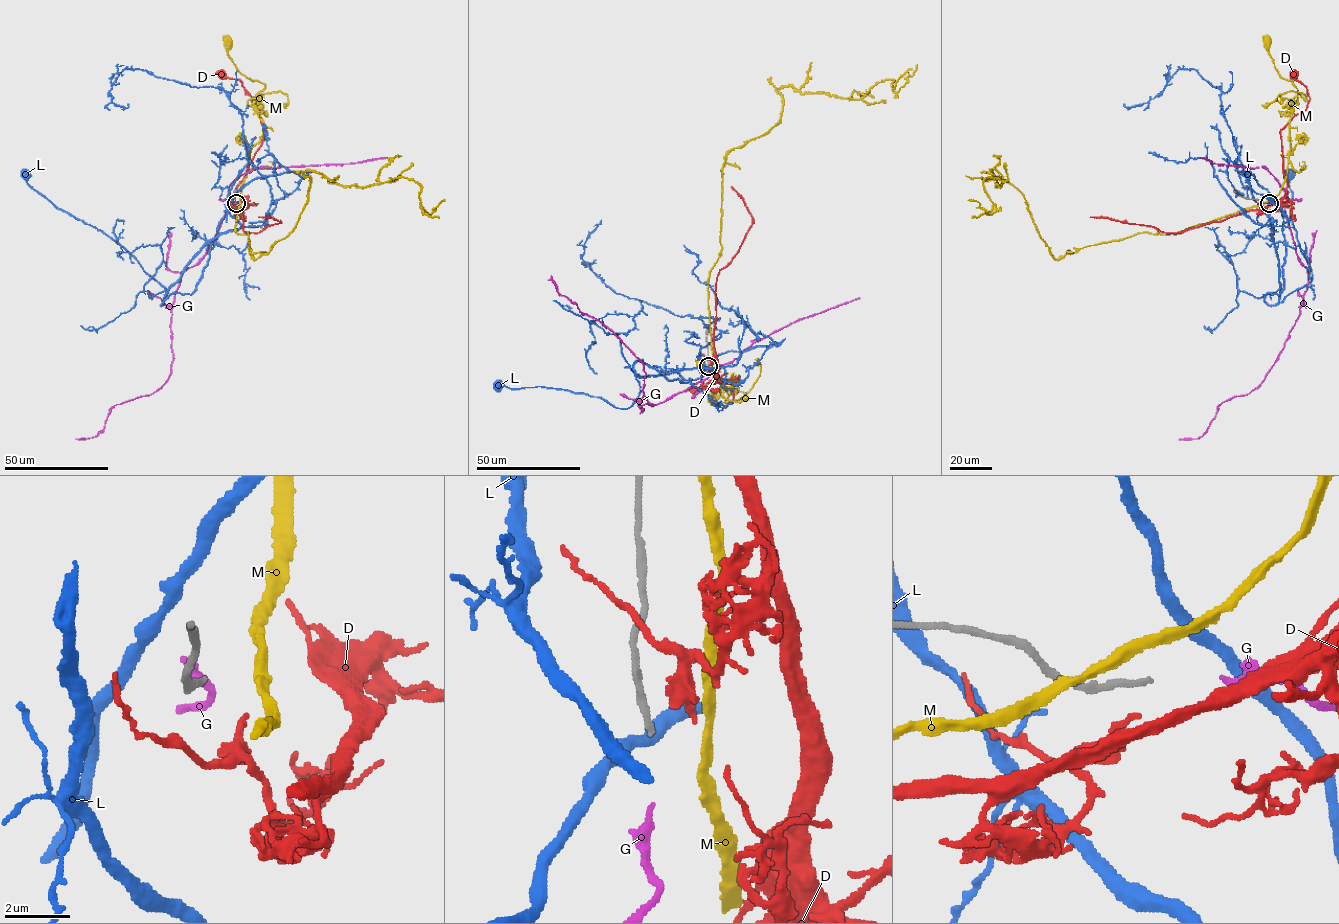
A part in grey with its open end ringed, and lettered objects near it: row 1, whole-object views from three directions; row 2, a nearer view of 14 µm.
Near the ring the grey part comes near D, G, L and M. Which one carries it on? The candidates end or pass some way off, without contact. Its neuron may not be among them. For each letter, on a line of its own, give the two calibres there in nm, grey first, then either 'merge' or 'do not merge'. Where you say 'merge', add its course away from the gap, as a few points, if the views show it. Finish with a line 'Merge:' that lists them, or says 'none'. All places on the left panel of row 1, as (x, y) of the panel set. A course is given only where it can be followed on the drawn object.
D: 180 nm thick on the grey side, 170 nm on the other; do not merge
G: 180 nm thick on the grey side, 180 nm on the other; merge; it runs (236, 203), (207, 253), (182, 274), (171, 308), (166, 381), (115, 405), (96, 435), (78, 439)
L: 180 nm thick on the grey side, 400 nm on the other; do not merge
M: 180 nm thick on the grey side, 280 nm on the other; do not merge
Merge: G

